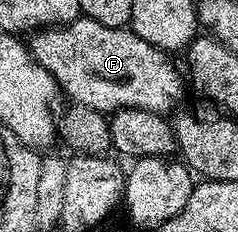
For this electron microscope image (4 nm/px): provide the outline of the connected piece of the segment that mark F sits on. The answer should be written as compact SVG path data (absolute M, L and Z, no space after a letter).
M80 16L66 24L34 31L30 38L32 58L51 73L60 91L67 93L72 103L102 112L145 108L167 116L176 109L175 102L182 100L183 90L185 94L184 75L183 78L179 75L178 68L167 59L170 57L129 28L109 28Z

